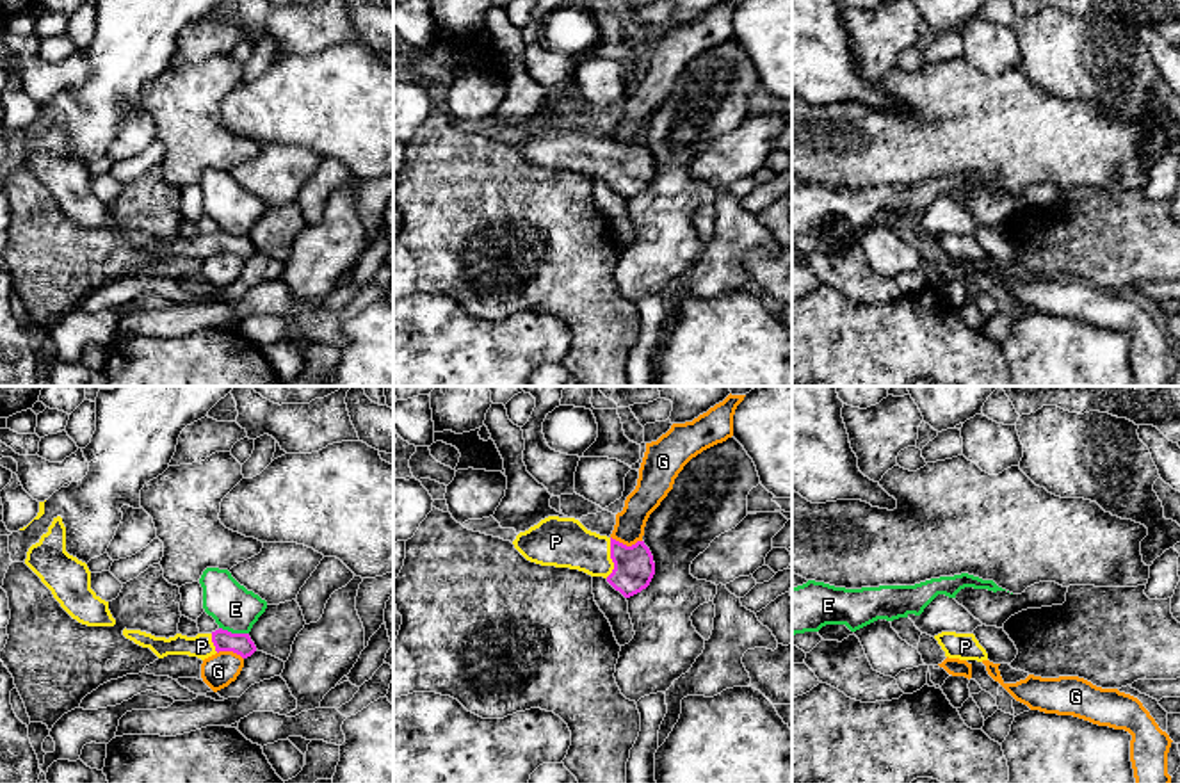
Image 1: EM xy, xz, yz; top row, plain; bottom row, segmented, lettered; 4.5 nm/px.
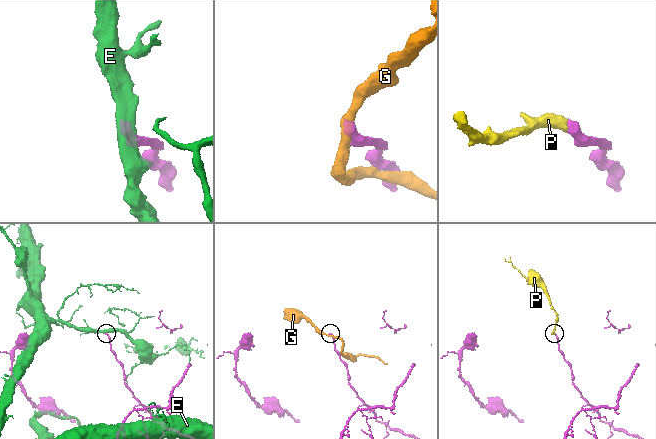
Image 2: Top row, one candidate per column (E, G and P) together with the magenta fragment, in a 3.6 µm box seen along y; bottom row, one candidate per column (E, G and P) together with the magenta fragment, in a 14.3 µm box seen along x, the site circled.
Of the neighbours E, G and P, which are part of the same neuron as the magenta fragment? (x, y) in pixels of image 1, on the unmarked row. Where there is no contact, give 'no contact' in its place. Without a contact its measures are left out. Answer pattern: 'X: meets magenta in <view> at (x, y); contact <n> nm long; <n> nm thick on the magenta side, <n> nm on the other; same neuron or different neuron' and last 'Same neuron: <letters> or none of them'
E: meets magenta in xy at (234, 235); contact 140 nm long; 100 nm thick on the magenta side, 200 nm on the other; different neuron
G: meets magenta in xz at (625, 146); contact 150 nm long; 190 nm thick on the magenta side, 140 nm on the other; different neuron
P: meets magenta in xz at (611, 159); contact 190 nm long; 190 nm thick on the magenta side, 220 nm on the other; same neuron
Same neuron: P

